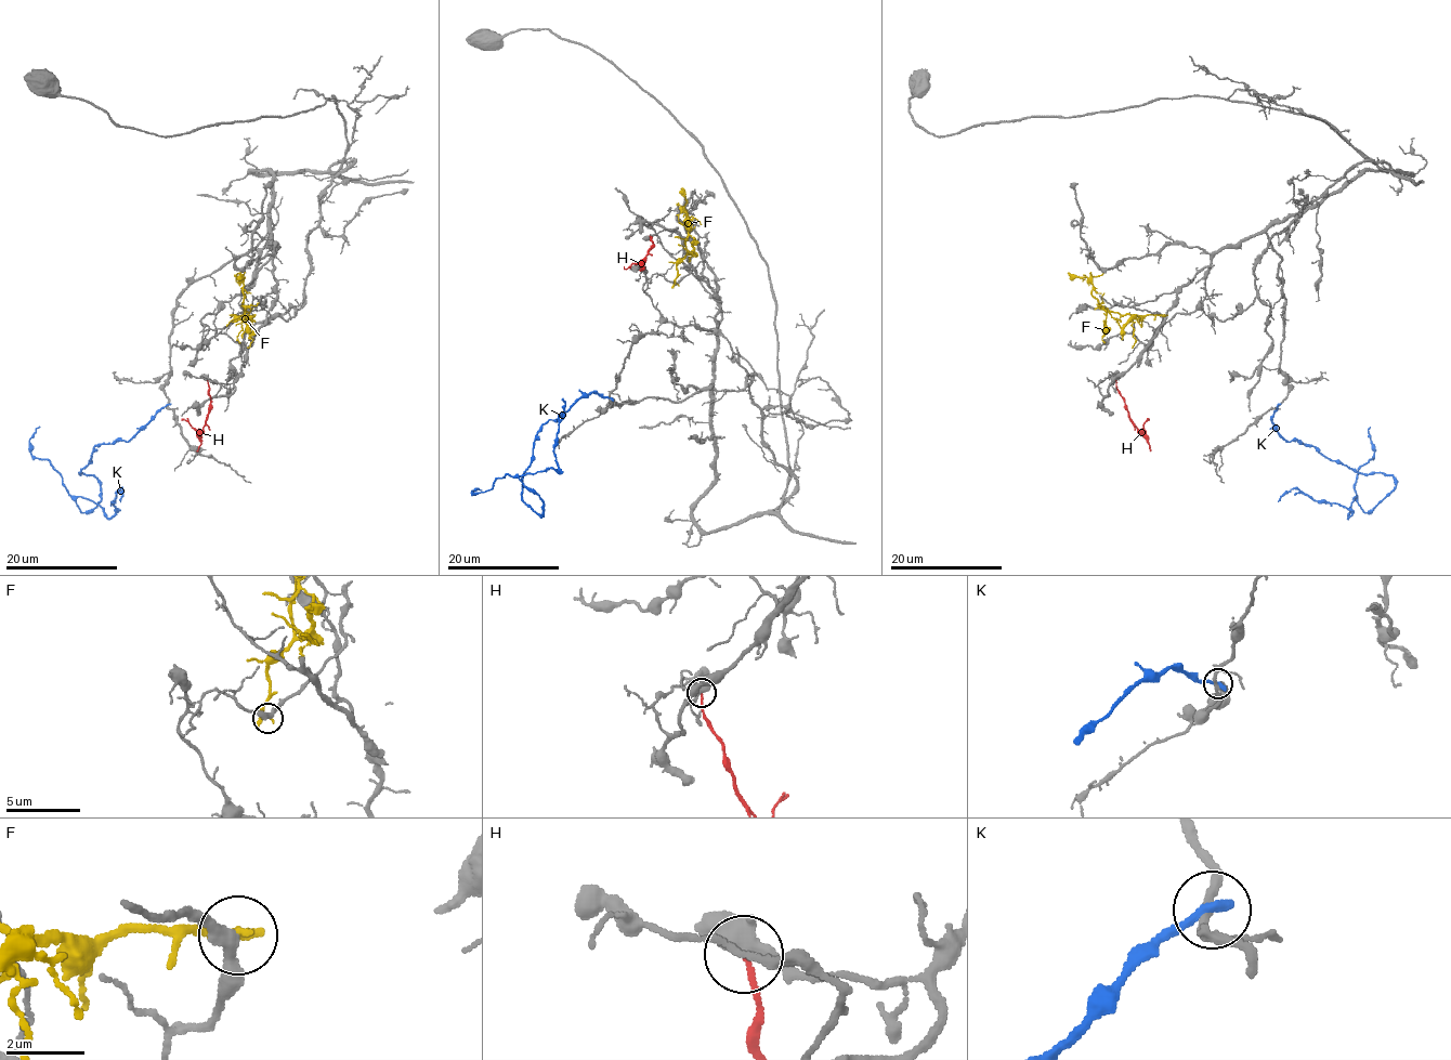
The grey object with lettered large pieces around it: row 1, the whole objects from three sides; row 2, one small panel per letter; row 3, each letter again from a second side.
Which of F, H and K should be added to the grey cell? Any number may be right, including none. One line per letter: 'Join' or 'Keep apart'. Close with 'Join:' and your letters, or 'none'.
F: Keep apart
H: Keep apart
K: Keep apart
Join: none

